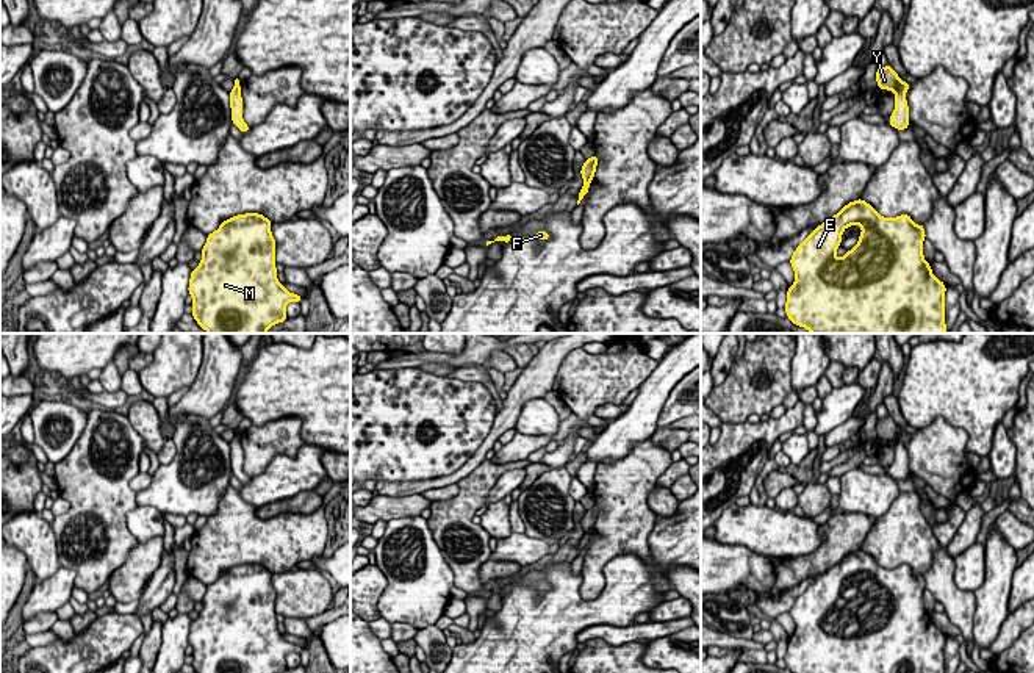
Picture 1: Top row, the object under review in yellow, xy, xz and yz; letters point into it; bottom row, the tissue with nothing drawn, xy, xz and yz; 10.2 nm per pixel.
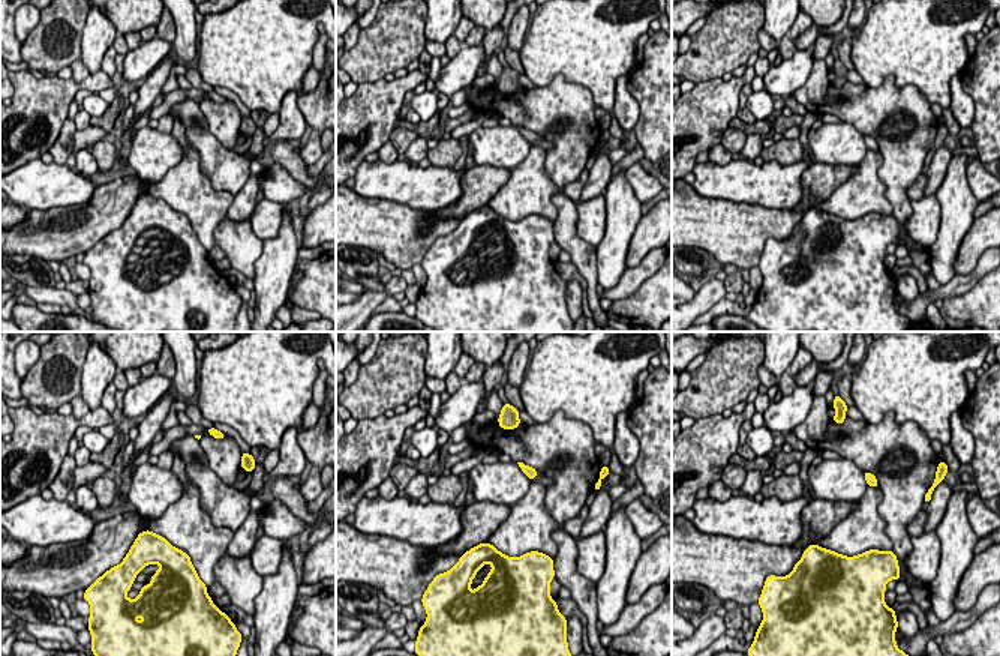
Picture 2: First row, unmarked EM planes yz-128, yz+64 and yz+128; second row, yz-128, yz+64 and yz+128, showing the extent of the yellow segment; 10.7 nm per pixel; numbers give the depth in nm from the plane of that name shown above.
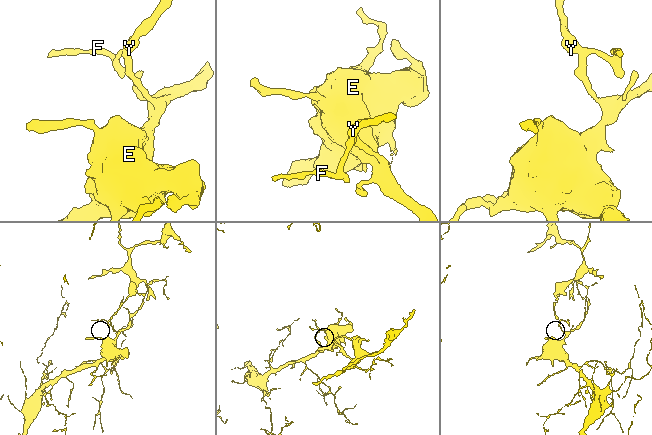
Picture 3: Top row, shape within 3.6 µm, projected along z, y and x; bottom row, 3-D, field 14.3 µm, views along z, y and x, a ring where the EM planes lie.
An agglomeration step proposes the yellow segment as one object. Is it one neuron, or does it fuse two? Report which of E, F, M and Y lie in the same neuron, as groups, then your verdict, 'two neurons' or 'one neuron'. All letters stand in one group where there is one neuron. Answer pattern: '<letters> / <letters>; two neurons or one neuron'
E F M / Y; two neurons

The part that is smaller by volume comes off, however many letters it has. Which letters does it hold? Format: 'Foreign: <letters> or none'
Foreign: Y

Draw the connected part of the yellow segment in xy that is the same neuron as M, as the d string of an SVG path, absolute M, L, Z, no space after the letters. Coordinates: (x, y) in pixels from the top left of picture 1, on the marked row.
M260 213L236 214L213 233L206 235L202 260L191 271L188 293L192 296L192 316L208 333L266 333L274 324L286 321L286 304L302 302L302 296L289 293L277 279L272 222Z

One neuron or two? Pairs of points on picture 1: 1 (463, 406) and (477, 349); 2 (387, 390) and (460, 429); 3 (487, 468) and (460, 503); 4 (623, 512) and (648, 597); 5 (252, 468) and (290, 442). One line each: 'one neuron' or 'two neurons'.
1: two neurons
2: one neuron
3: one neuron
4: two neurons
5: one neuron

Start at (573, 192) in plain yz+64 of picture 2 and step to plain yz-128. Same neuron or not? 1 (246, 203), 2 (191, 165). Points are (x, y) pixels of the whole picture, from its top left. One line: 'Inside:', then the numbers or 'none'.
Inside: none

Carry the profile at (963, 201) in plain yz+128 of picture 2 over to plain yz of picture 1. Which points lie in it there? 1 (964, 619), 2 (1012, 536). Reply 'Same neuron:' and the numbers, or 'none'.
Same neuron: none

